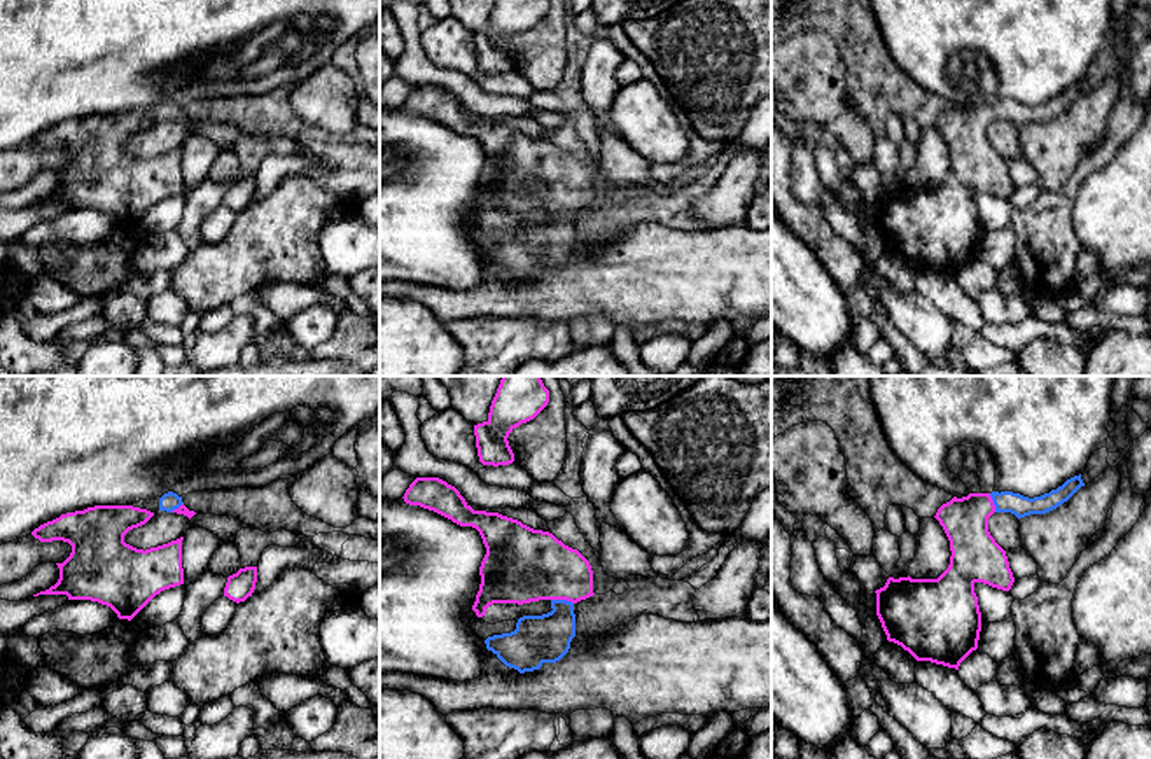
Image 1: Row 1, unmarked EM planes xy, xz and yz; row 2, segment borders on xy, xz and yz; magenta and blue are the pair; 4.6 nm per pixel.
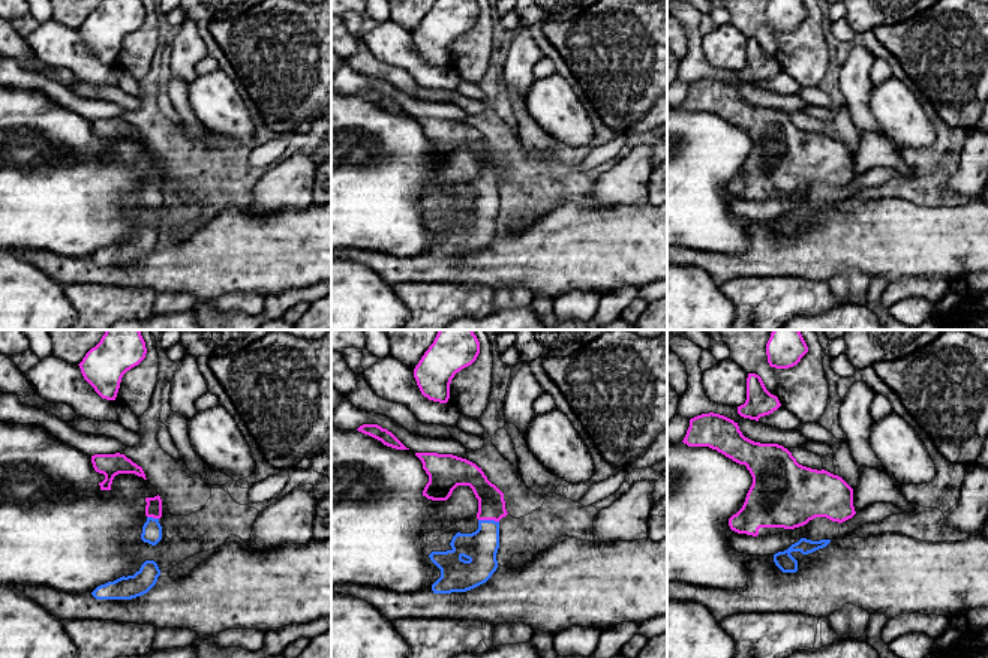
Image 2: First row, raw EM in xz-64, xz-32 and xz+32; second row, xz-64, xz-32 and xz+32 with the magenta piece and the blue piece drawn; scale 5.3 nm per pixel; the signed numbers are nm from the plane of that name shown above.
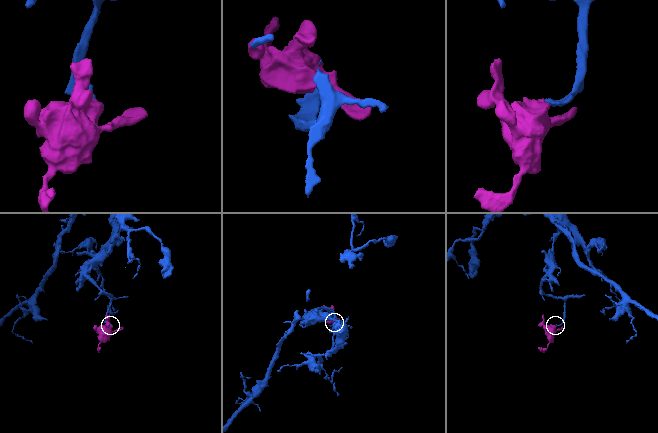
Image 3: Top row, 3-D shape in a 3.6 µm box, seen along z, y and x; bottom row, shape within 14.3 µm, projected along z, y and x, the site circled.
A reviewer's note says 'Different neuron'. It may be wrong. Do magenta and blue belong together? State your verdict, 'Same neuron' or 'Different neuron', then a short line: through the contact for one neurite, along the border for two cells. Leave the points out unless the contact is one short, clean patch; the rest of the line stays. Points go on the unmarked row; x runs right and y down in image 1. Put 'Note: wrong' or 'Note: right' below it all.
Same neuron. Line: xz (522, 174), (534, 179), (562, 207), (562, 222), (537, 247)
Note: wrong

